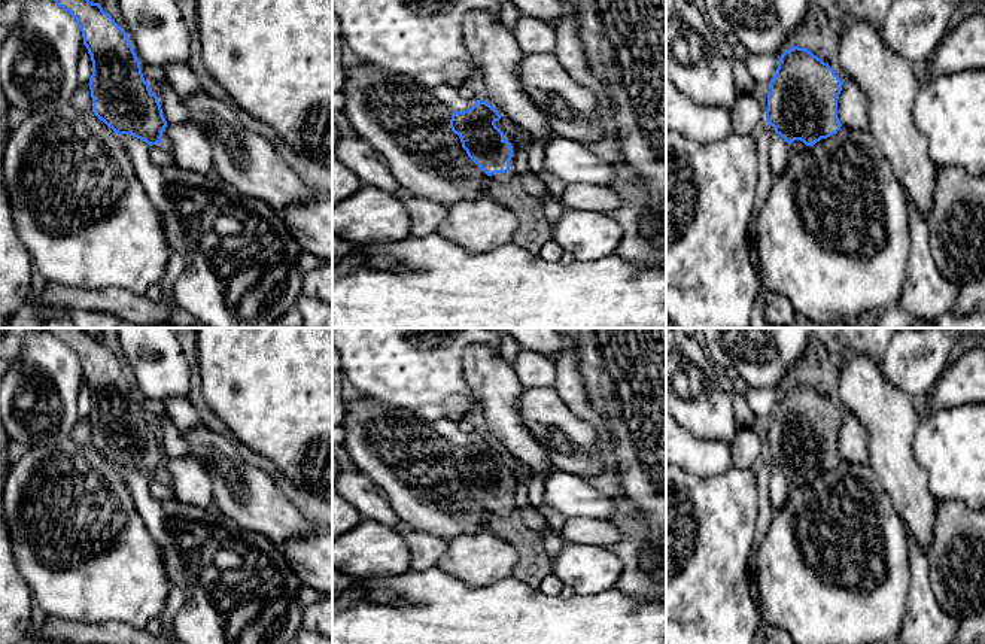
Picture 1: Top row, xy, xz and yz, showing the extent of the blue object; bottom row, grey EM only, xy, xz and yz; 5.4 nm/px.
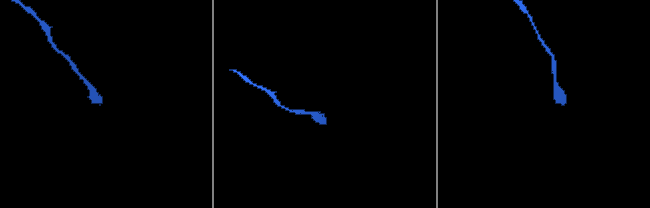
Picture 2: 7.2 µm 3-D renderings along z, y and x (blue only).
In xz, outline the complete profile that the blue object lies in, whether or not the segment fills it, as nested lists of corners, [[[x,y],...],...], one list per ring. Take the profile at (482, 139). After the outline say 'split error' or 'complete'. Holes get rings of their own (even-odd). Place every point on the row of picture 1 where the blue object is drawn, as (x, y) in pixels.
[[[480,98],[468,110],[455,110],[450,128],[459,136],[468,157],[492,180],[508,182],[517,173],[513,146],[504,139],[504,133],[495,124],[499,119],[499,112]]]; split error

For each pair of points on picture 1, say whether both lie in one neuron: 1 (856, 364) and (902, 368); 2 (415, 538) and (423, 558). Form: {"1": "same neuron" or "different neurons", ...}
{"1": "different neurons", "2": "same neuron"}

